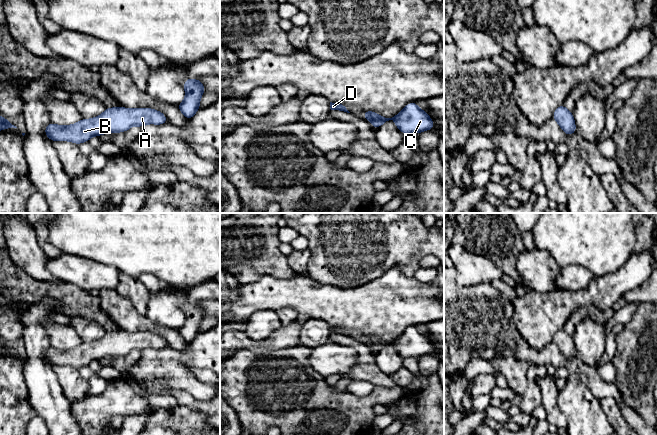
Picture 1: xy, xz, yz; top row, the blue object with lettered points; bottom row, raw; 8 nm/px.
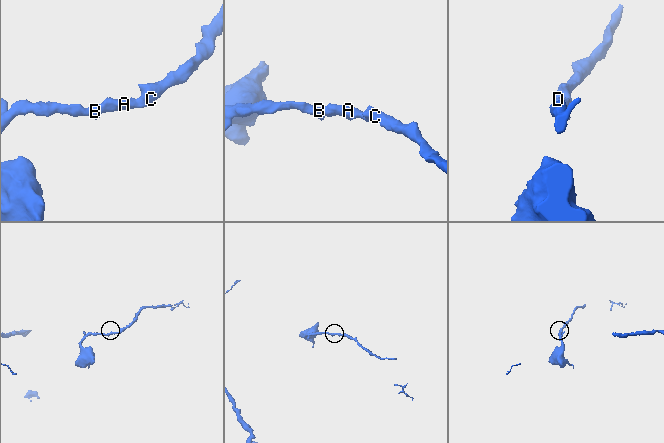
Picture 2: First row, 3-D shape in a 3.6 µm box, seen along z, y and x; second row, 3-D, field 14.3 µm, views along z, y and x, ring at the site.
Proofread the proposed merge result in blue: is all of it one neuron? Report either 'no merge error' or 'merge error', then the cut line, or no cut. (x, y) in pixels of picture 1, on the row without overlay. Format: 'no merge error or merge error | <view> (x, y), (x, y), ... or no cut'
no merge error | no cut

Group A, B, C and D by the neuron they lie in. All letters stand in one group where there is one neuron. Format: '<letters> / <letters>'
A B C D

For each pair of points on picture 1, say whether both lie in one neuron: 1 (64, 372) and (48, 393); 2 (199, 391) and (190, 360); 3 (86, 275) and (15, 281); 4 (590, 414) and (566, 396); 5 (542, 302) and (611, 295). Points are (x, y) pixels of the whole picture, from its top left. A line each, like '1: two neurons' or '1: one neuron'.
1: two neurons
2: one neuron
3: two neurons
4: one neuron
5: one neuron

